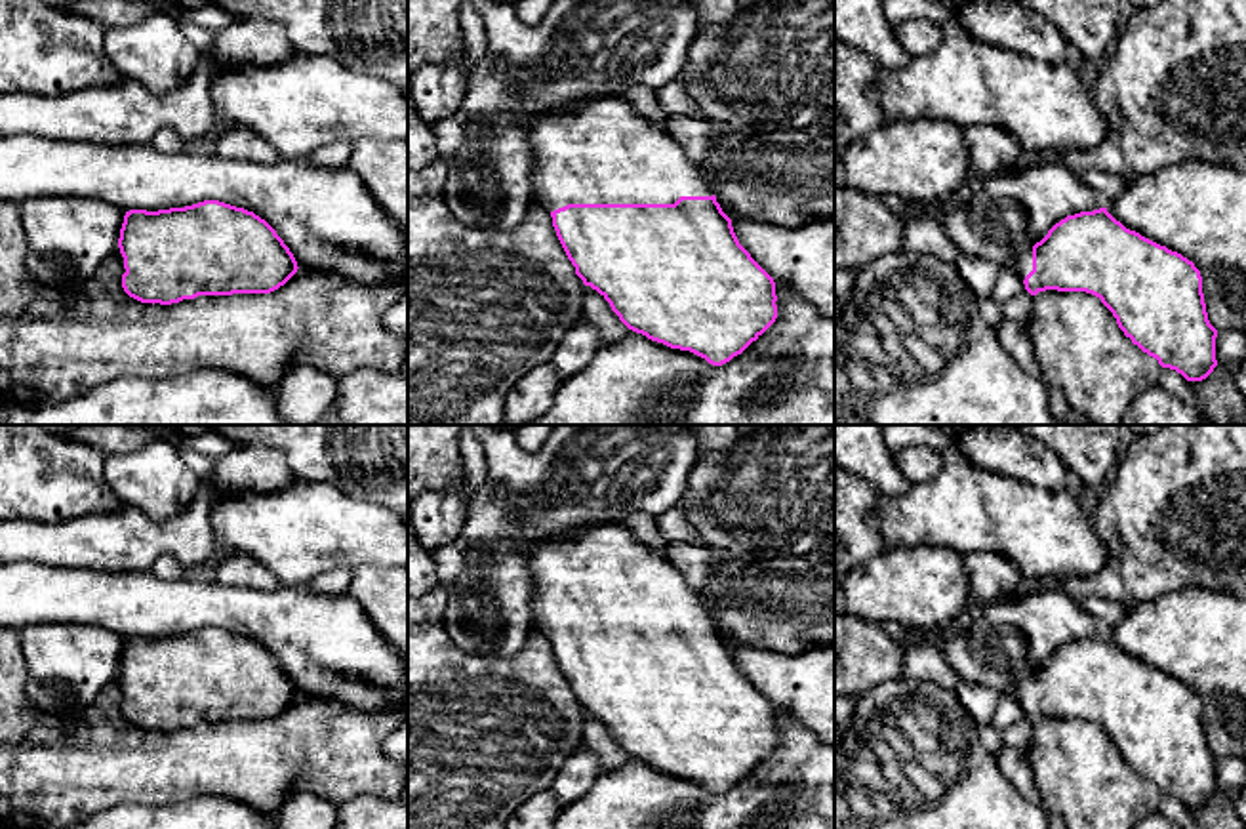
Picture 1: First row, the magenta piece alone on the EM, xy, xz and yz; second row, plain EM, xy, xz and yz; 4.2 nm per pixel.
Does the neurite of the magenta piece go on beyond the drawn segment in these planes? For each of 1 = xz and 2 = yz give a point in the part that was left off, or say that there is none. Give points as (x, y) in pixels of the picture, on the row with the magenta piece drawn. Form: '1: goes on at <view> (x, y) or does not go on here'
1: goes on at xz (599, 151)
2: goes on at yz (1024, 262)

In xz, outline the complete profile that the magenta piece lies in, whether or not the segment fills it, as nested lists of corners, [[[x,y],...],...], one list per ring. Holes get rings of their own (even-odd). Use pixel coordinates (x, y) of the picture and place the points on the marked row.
[[[625,95],[587,97],[568,109],[549,109],[545,112],[539,112],[532,118],[526,135],[535,156],[535,172],[532,183],[533,200],[551,213],[556,236],[568,259],[575,267],[575,274],[583,280],[585,286],[596,290],[610,303],[612,311],[629,330],[671,349],[690,351],[705,358],[713,366],[722,366],[734,356],[741,354],[775,322],[775,282],[739,244],[732,227],[732,219],[722,212],[697,162],[693,162],[684,152],[684,149],[659,128],[659,124],[638,112]]]

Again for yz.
[[[1107,208],[1067,215],[1008,267],[1031,295],[1057,290],[1099,297],[1134,345],[1187,381],[1202,381],[1217,366],[1217,330],[1208,320],[1200,271],[1181,253],[1126,229]]]

